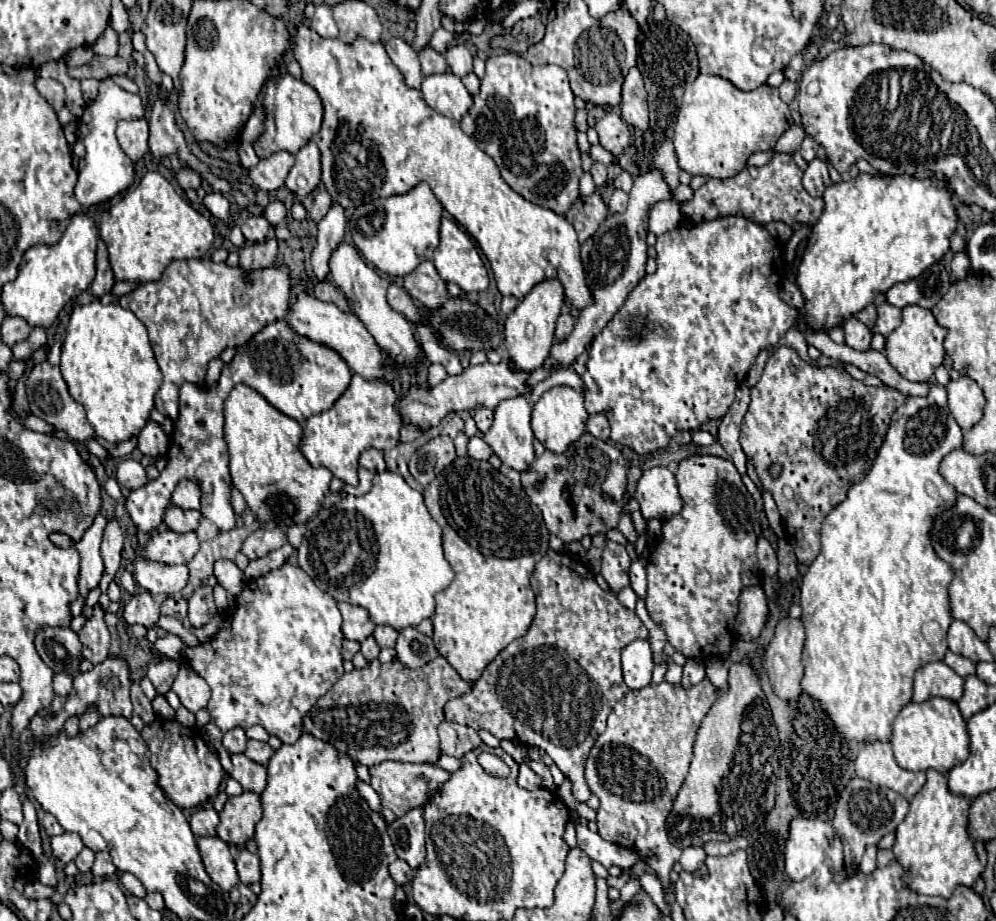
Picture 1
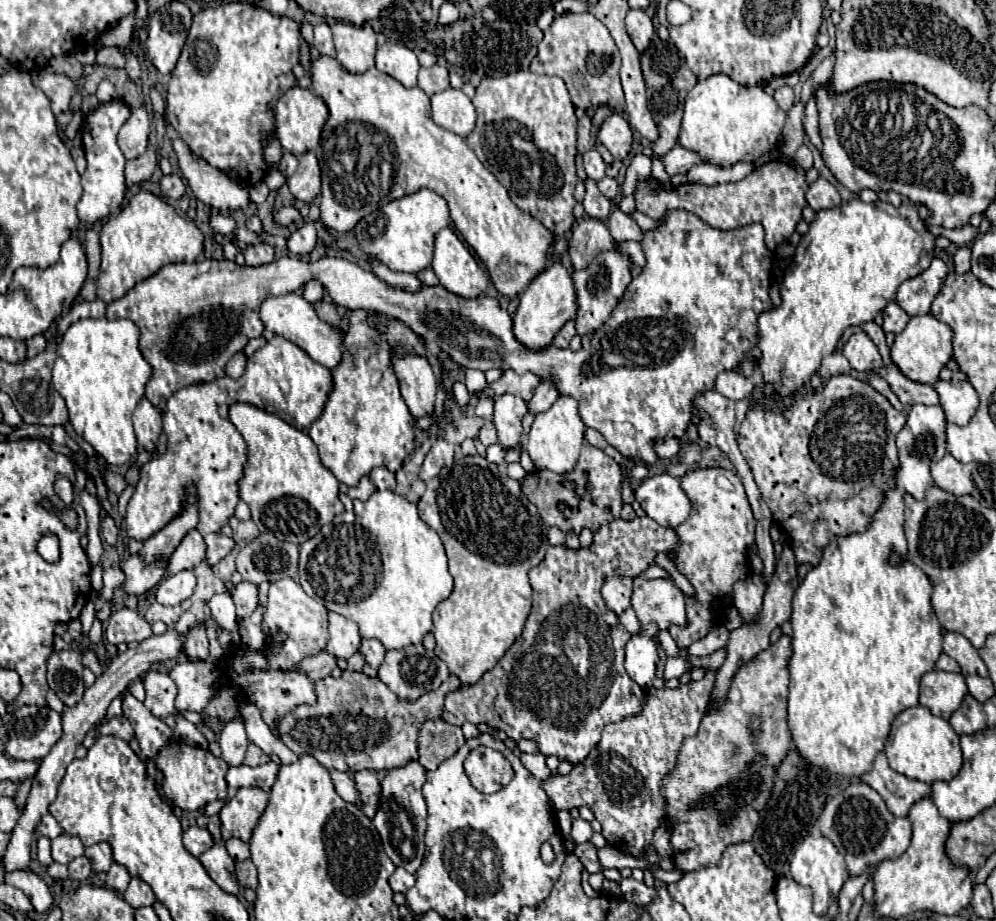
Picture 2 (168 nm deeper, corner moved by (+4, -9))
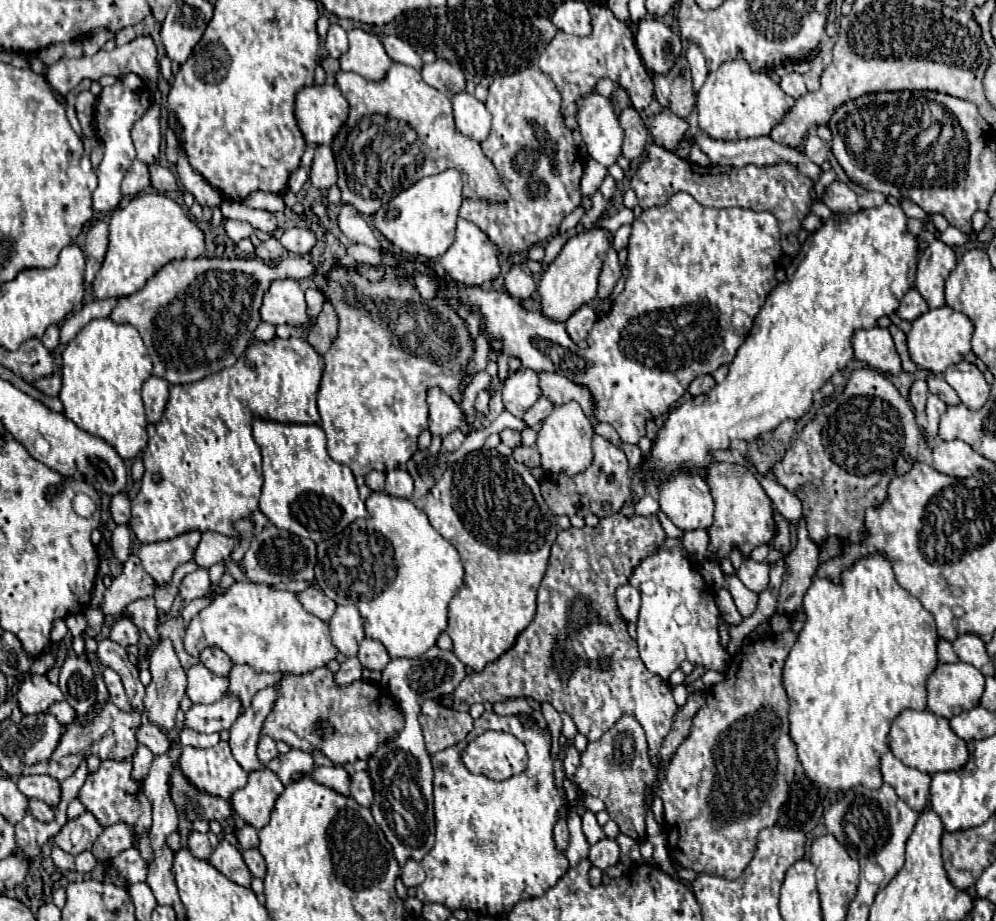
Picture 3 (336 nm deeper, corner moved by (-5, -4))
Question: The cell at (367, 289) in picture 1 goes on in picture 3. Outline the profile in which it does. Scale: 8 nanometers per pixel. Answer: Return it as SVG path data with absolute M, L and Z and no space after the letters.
M437 387L429 389L427 405L429 405L429 431L433 435L445 437L447 433L459 427L463 413L459 405L449 395L445 395L441 389Z

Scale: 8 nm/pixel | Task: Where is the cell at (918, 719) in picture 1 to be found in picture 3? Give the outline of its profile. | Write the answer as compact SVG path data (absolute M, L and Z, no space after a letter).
M913 709L901 711L899 717L891 725L889 737L891 737L889 747L897 759L929 775L935 775L939 771L957 771L969 761L967 743L953 733L949 719L937 717L935 713L927 709L925 711L913 711Z

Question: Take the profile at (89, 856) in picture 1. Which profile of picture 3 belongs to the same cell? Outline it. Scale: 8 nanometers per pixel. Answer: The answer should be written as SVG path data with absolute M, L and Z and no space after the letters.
M83 851L83 853L79 853L79 855L75 857L75 863L77 863L77 871L79 871L79 873L89 873L89 871L93 871L93 867L97 865L97 859L93 857L91 851Z

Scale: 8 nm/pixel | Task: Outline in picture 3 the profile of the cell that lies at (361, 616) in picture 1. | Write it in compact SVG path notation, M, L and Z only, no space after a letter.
M337 605L335 615L329 621L329 631L333 637L335 647L345 655L345 657L355 657L359 643L363 641L363 619L353 605Z

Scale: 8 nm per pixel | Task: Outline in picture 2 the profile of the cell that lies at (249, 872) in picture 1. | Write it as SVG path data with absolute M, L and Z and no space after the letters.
M252 860L236 862L236 876L238 876L240 886L246 886L246 888L258 886L258 872L256 872L256 866Z

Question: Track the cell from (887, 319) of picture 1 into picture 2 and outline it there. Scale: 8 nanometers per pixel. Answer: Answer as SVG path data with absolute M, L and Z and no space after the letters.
M890 302L884 310L884 326L882 328L884 328L884 332L898 334L904 330L908 320L910 320L910 316L896 302Z

